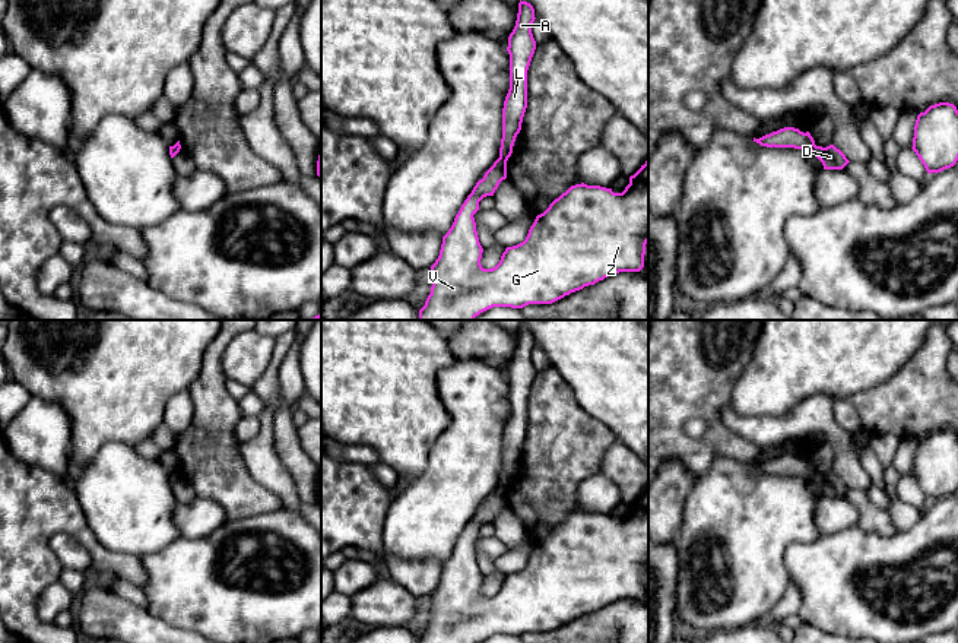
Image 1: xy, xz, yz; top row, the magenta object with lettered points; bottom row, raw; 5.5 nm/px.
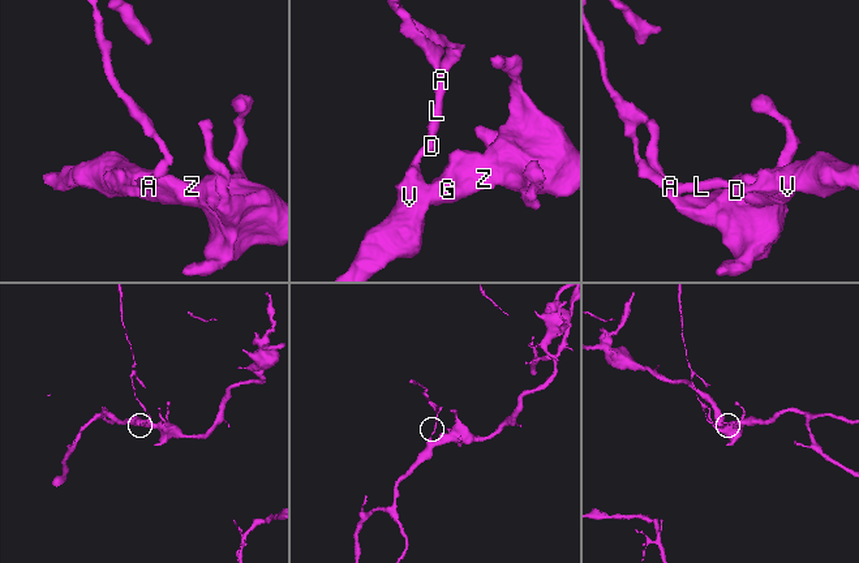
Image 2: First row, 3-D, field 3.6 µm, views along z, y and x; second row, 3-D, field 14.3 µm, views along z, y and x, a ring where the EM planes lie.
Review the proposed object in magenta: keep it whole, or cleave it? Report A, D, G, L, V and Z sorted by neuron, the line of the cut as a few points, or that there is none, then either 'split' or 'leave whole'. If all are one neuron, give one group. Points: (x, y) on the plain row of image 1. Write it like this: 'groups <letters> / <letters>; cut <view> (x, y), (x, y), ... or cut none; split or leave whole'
groups A L / D G V Z; cut xz (500, 484), (507, 487); split

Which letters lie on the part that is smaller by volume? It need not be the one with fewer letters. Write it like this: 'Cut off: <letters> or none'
Cut off: A, L

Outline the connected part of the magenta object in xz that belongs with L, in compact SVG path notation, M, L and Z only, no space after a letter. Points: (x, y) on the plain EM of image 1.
M520 327L516 354L508 364L507 374L510 381L510 416L502 435L502 466L499 475L499 485L507 488L513 481L513 473L521 457L527 435L527 397L536 377L536 368L532 361L534 346L533 333Z

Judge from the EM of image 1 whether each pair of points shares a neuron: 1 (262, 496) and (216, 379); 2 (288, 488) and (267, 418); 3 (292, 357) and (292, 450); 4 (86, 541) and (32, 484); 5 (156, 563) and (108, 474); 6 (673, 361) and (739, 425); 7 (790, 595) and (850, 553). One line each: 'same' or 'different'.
1: same
2: same
3: different
4: same
5: different
6: different
7: different

